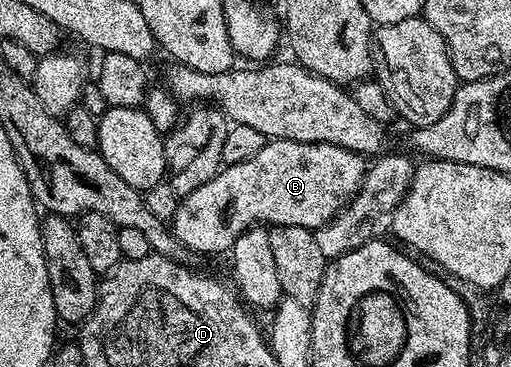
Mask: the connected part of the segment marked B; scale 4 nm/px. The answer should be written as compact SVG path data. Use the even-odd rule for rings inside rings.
M269 140L256 157L223 166L210 181L181 196L172 218L174 236L189 252L218 255L229 252L236 237L249 227L323 227L358 195L367 168L367 160L359 152L340 145Z

